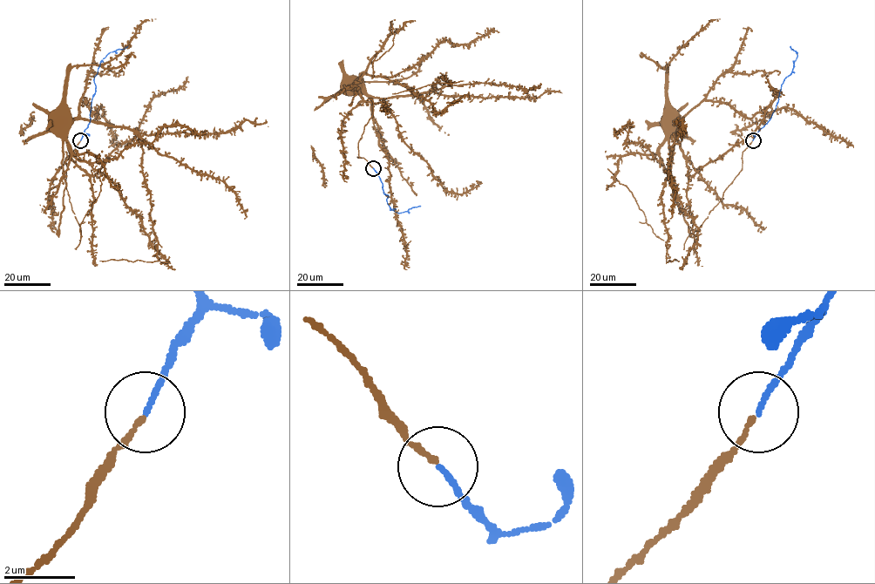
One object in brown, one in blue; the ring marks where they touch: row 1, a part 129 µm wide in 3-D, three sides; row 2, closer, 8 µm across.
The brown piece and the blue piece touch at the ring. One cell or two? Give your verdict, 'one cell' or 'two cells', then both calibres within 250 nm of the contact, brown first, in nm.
one cell; calibres 130 and 130 nm

